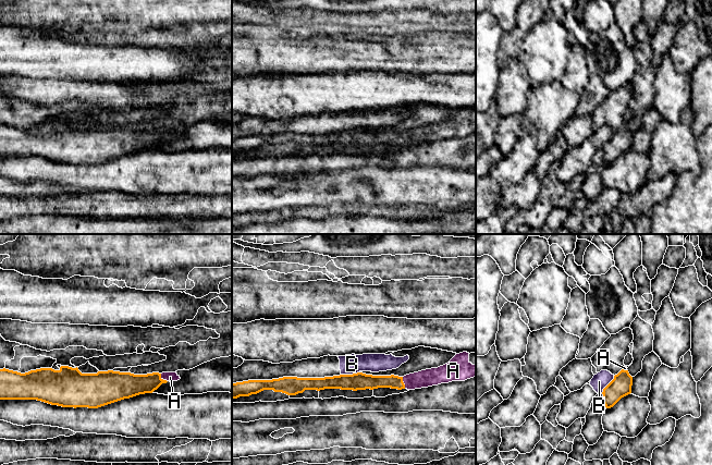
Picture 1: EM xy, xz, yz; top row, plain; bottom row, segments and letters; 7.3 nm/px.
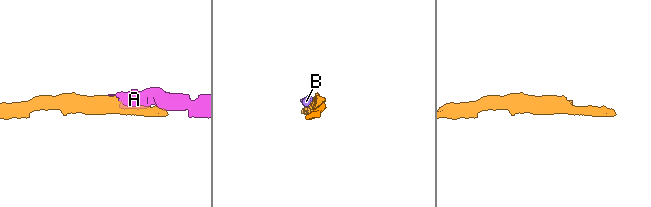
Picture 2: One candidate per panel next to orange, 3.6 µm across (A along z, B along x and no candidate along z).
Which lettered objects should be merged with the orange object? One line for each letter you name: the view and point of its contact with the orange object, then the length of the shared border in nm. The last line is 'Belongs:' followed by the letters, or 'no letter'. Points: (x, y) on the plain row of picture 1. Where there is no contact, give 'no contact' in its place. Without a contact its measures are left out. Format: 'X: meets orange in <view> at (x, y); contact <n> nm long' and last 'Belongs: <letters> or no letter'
A: meets orange in xz at (403, 138); contact 90 nm long
Belongs: A

